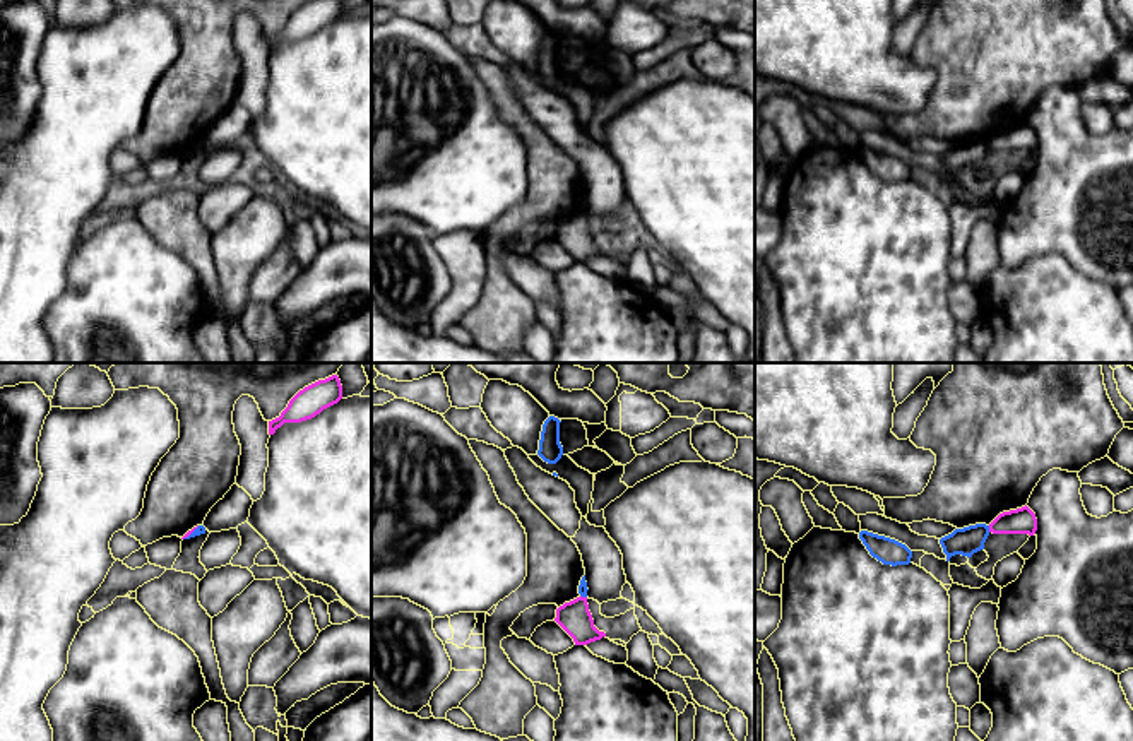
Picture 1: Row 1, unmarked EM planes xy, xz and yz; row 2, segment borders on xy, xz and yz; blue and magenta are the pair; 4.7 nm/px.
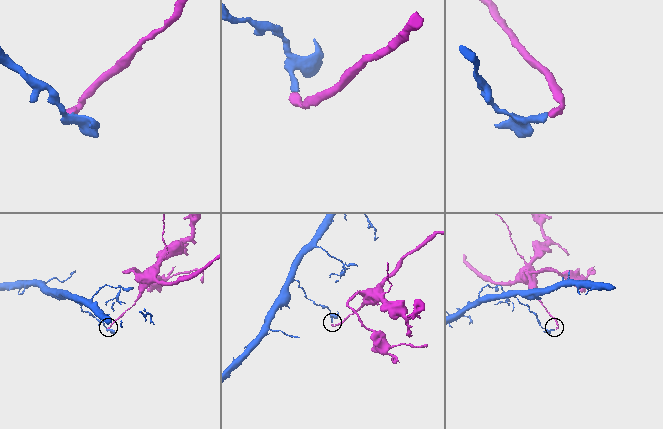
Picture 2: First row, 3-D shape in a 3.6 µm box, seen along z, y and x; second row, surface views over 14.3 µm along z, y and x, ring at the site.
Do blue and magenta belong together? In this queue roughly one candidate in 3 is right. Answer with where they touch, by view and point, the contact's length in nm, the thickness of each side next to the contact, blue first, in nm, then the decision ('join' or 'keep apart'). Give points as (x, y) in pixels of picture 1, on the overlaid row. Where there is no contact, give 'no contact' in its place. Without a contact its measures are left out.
contact yz (988, 529); length 30 nm; calibres 130 and 130 nm; keep apart

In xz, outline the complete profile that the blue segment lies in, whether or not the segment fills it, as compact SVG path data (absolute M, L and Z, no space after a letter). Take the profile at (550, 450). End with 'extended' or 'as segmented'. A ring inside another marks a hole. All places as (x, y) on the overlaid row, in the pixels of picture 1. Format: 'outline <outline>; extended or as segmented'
outline M549 416L543 424L537 455L548 464L556 464L563 455L560 423L558 418Z; as segmented

